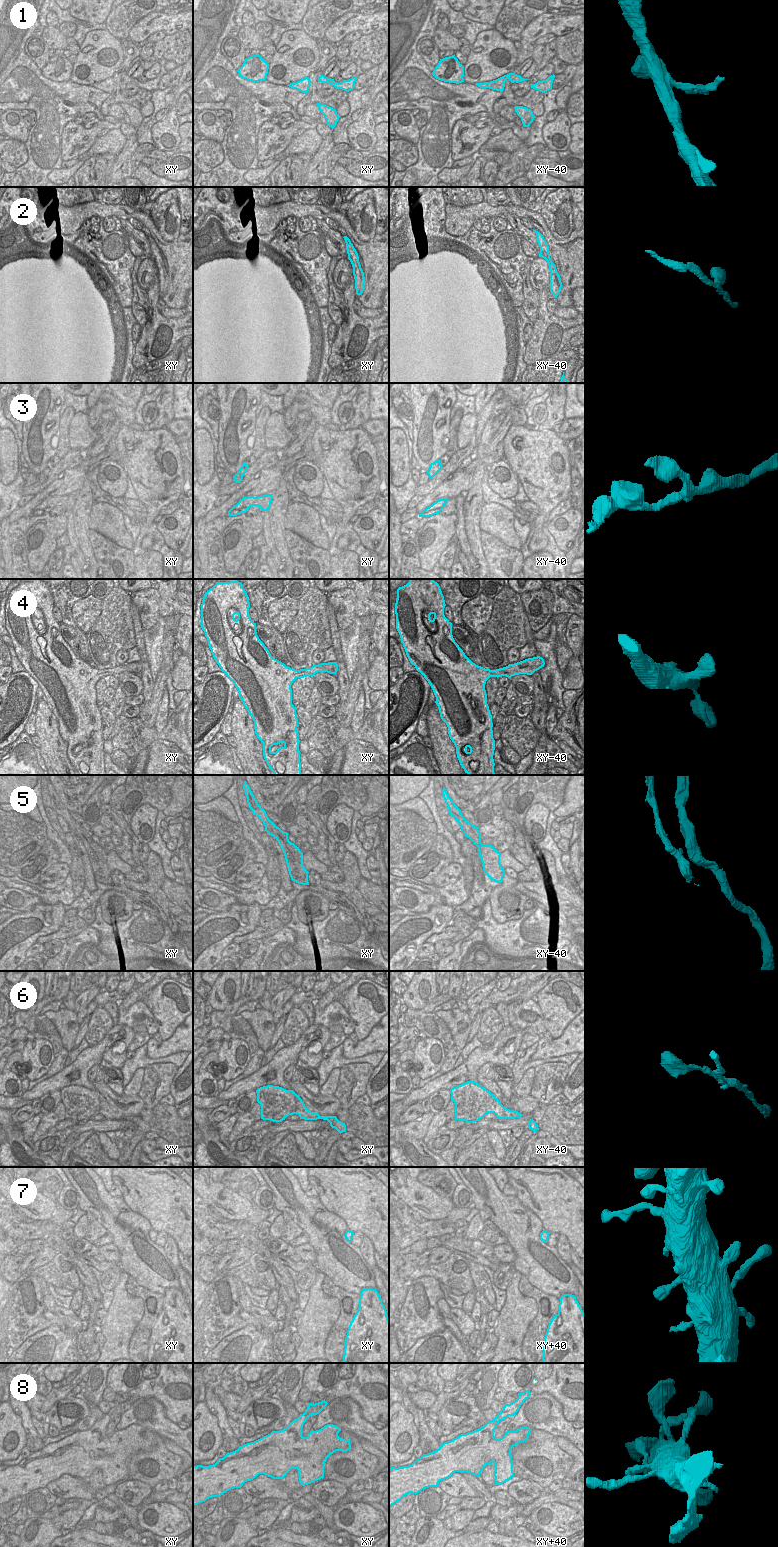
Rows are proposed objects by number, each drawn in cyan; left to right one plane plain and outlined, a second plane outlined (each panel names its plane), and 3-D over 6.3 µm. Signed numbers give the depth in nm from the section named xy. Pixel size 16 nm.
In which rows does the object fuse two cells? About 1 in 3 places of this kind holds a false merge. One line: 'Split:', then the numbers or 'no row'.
Split: 5, 8.

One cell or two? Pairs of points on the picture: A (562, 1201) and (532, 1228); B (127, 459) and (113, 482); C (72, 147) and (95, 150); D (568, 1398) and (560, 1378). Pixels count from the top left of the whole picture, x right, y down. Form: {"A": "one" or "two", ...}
{"A": "two", "B": "two", "C": "two", "D": "one"}

